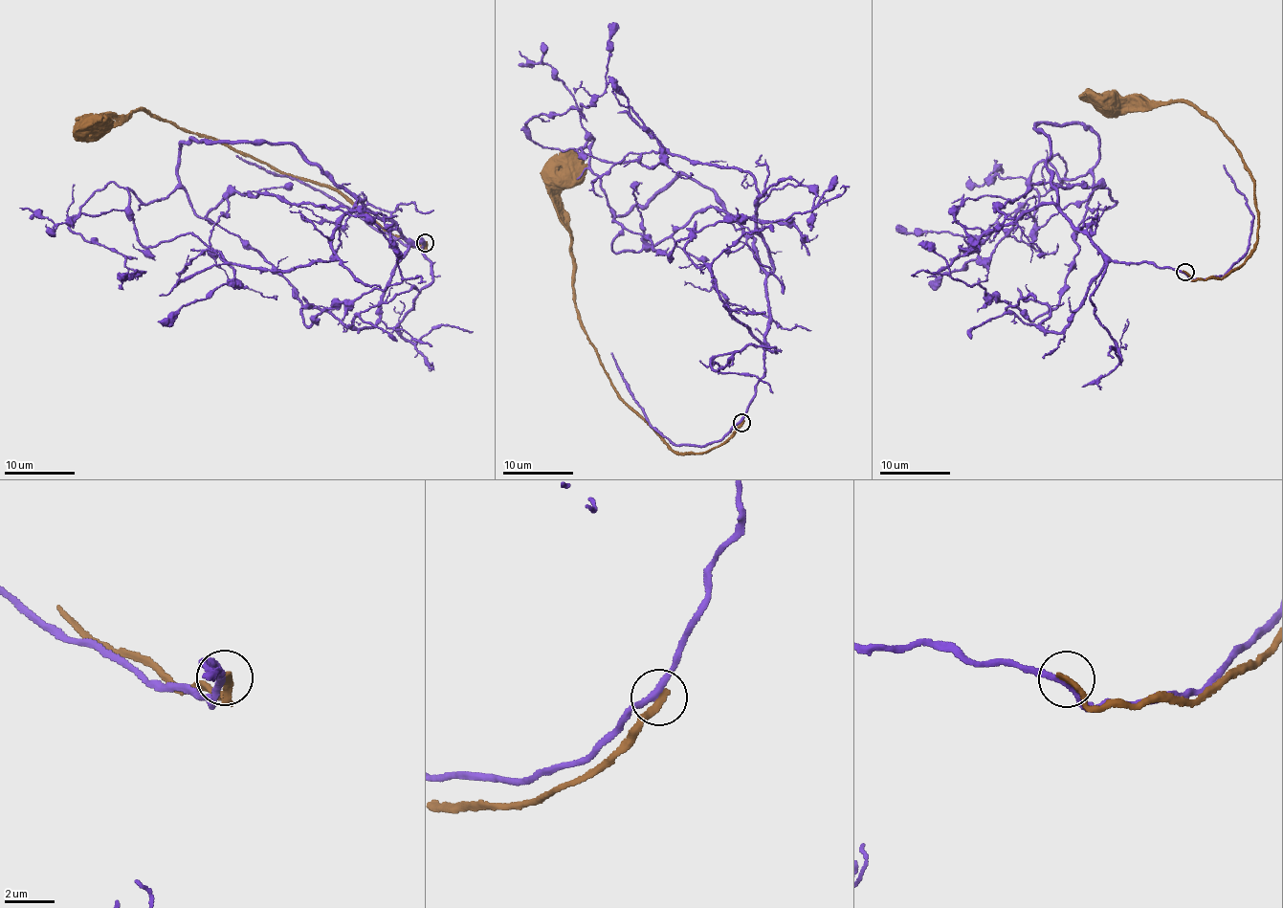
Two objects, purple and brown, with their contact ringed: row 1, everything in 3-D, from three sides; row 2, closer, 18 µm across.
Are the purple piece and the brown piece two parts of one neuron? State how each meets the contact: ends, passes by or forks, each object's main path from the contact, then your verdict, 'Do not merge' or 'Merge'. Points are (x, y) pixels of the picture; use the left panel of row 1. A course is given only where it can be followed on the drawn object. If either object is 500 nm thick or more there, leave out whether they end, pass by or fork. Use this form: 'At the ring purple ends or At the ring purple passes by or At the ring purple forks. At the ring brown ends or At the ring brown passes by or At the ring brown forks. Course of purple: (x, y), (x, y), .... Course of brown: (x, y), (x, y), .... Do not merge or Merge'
At the ring purple passes by. At the ring brown ends. Course of purple: (426, 244), (289, 143), (183, 141), (189, 205), (261, 254), (305, 325), (400, 283), (396, 253). Course of brown: (426, 242), (426, 250), (388, 235), (340, 194), (142, 110), (115, 116), (91, 129), (96, 138), (89, 131). Do not merge

